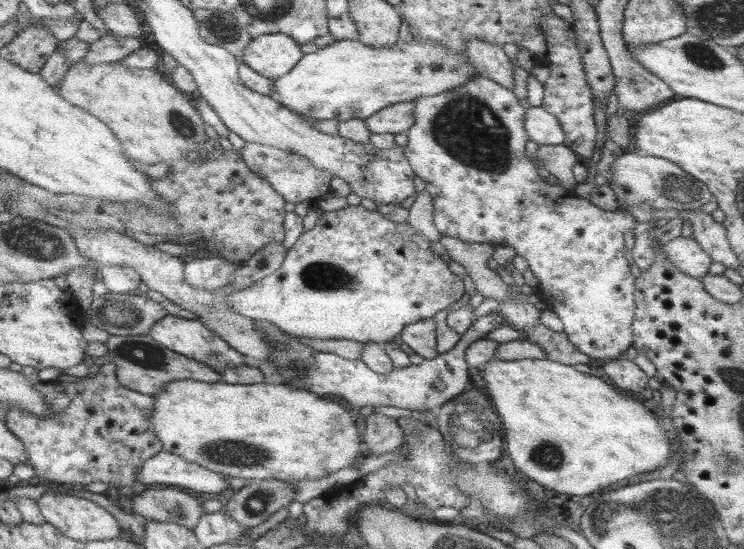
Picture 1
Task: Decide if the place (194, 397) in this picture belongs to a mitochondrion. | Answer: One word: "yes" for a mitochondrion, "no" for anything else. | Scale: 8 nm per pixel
no

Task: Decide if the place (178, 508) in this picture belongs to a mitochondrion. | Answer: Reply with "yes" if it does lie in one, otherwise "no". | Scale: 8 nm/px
yes

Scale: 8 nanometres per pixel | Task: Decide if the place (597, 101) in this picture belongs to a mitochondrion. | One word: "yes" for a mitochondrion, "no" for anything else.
no

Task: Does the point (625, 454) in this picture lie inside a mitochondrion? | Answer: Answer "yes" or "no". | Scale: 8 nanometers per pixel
no

